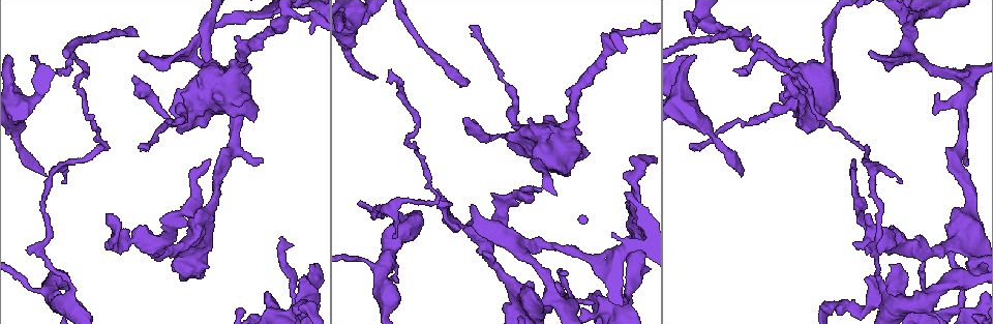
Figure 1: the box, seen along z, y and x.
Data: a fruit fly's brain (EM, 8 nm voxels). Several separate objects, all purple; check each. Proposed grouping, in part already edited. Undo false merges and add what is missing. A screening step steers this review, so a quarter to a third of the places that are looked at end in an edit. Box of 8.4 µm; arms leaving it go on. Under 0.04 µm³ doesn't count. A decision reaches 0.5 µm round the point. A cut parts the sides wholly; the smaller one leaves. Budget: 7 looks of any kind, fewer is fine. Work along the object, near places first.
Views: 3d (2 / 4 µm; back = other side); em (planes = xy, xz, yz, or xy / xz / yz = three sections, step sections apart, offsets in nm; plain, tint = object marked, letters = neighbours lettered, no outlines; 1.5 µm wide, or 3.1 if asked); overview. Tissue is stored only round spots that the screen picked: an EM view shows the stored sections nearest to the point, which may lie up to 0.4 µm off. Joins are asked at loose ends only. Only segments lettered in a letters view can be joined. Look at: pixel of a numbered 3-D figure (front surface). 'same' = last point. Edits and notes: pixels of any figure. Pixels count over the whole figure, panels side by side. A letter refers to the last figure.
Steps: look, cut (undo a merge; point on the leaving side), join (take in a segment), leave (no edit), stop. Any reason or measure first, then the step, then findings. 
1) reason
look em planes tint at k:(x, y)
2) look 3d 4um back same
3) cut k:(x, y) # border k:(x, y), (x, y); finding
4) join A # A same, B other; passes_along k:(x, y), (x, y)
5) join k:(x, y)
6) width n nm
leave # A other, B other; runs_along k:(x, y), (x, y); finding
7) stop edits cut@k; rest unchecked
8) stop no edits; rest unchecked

calibre changes
look 3d 4um at 1:(787, 61)

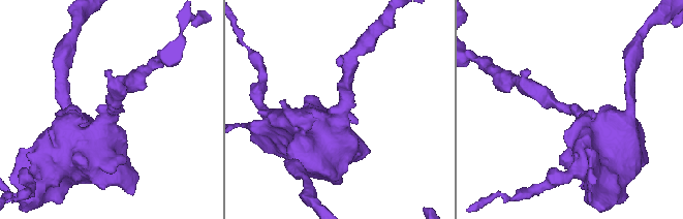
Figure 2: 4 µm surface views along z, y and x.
arm_widths 280, 700 nm; now the EM
look em xy step 8 letters at 2:(111, 111)

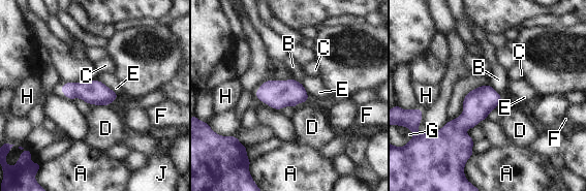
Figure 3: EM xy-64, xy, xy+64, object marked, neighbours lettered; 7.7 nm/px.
longest_contact E 200 nm
leave # A other, B other, C other, D other, E other, F other, G other, H other, J other; border 3:(109, 104), (97, 106); all the same neuron

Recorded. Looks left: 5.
free end
look em planes plain at 1:(742, 175)

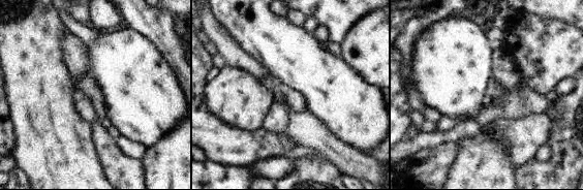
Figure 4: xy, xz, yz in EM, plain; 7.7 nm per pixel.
look em planes letters same

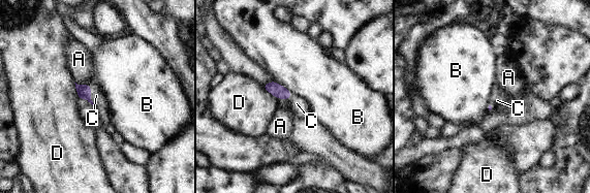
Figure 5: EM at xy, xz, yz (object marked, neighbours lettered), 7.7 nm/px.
longest_contact B 180 nm
join 5:(96, 95) # A other, B other, C same, D other; passes_along 5:(84, 91), (90, 96), (96, 95); the neuron continues

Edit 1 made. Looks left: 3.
look overview

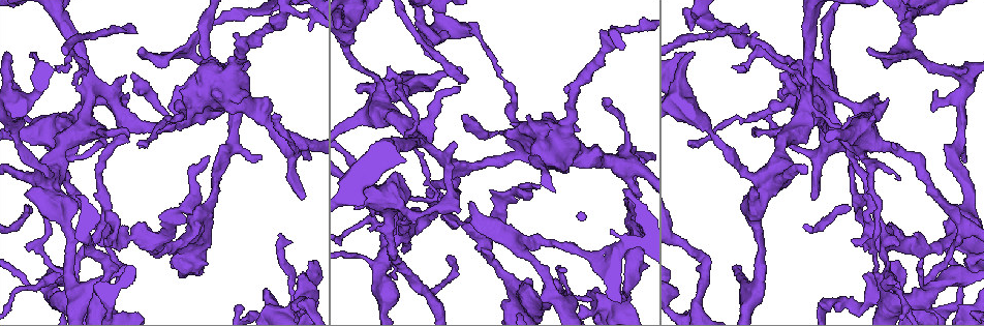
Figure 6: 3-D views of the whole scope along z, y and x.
an open end
look em planes tint at 6:(733, 67)

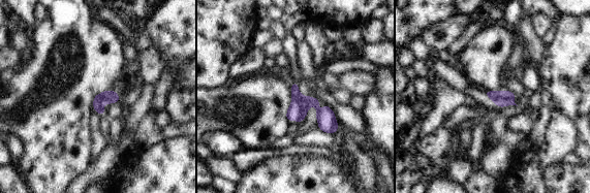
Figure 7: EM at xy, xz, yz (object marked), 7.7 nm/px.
look em planes letters same

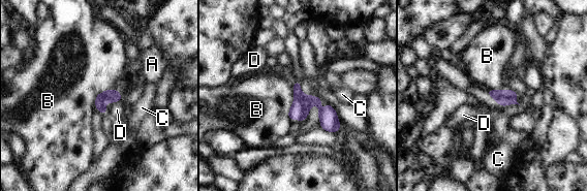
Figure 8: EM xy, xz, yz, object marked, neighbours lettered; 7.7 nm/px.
width 100 nm
join 8:(510, 110) # A other, B other, C other, D same; passes_along 8:(503, 97), (511, 103), (510, 110); it goes on there

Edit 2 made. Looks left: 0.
stop edits join@5, join@8; rest unchecked

